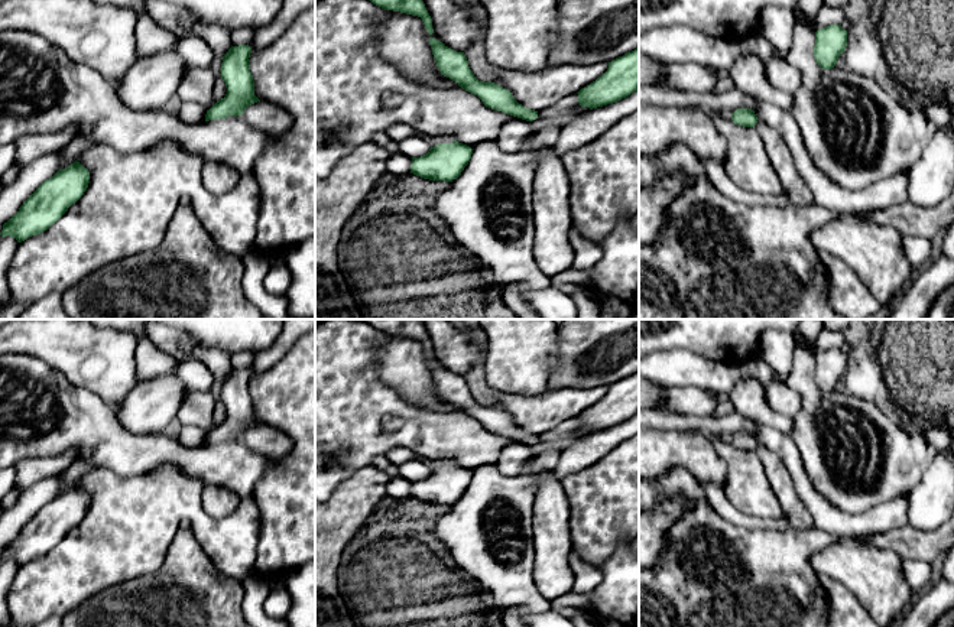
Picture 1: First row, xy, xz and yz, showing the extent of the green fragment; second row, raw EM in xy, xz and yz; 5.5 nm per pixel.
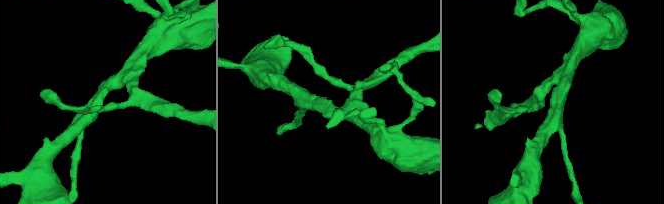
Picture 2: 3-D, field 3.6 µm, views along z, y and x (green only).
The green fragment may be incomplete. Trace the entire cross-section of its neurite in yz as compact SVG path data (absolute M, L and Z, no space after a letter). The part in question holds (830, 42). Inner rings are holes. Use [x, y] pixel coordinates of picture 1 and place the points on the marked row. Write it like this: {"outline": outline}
{"outline": "M830 25L815 32L814 58L820 68L831 69L847 46L847 30L841 25Z"}

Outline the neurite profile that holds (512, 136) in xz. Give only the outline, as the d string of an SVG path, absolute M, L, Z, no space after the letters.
M512 118L504 124L497 137L497 144L503 152L522 152L525 140L532 134L530 123L522 118Z

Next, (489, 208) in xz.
M480 143L461 175L435 199L455 243L486 266L497 286L542 290L551 279L533 257L533 182L538 157Z

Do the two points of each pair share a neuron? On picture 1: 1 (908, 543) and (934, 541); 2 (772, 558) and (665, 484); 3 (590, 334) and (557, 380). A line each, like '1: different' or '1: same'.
1: same
2: same
3: same

